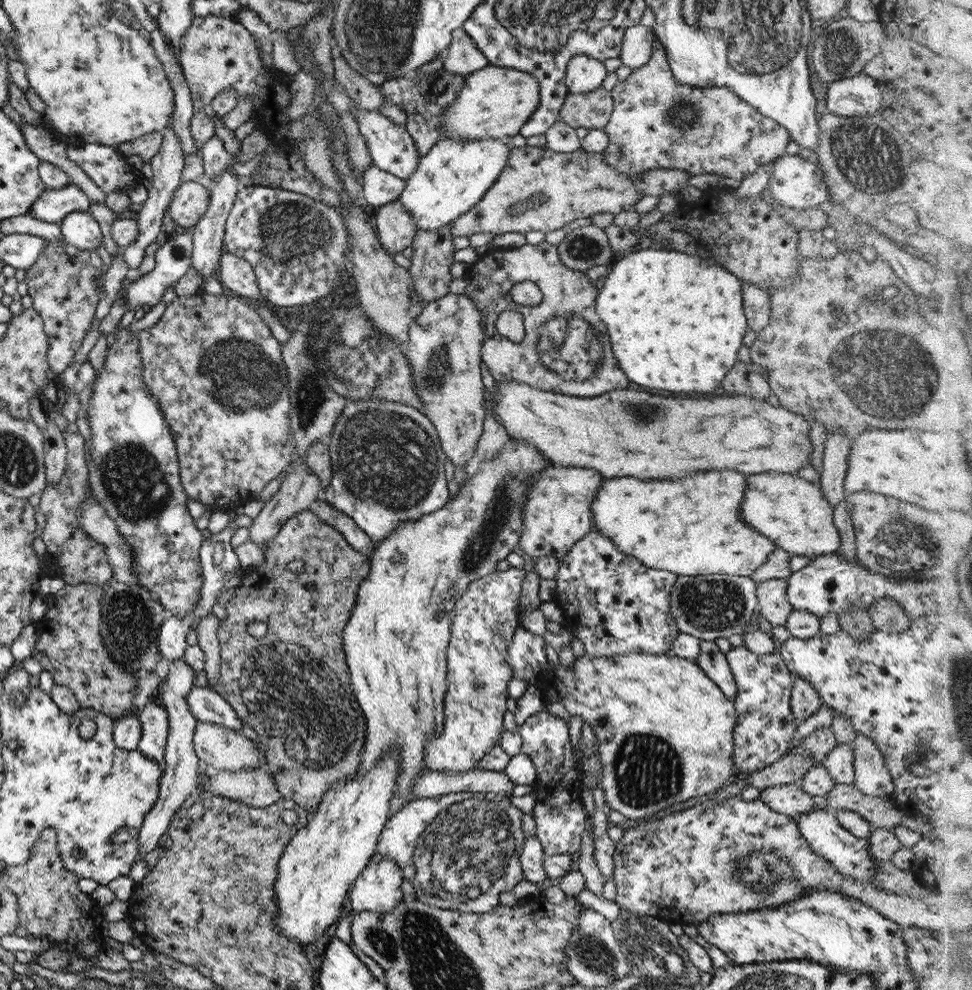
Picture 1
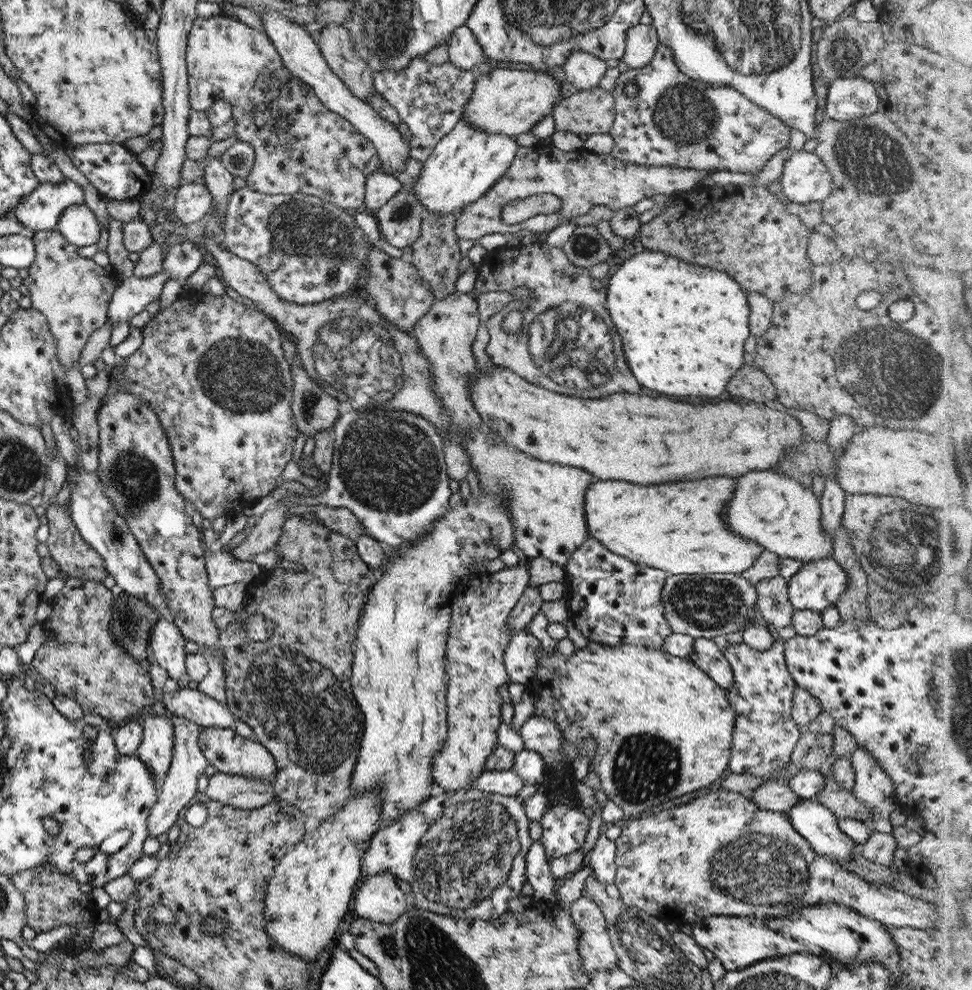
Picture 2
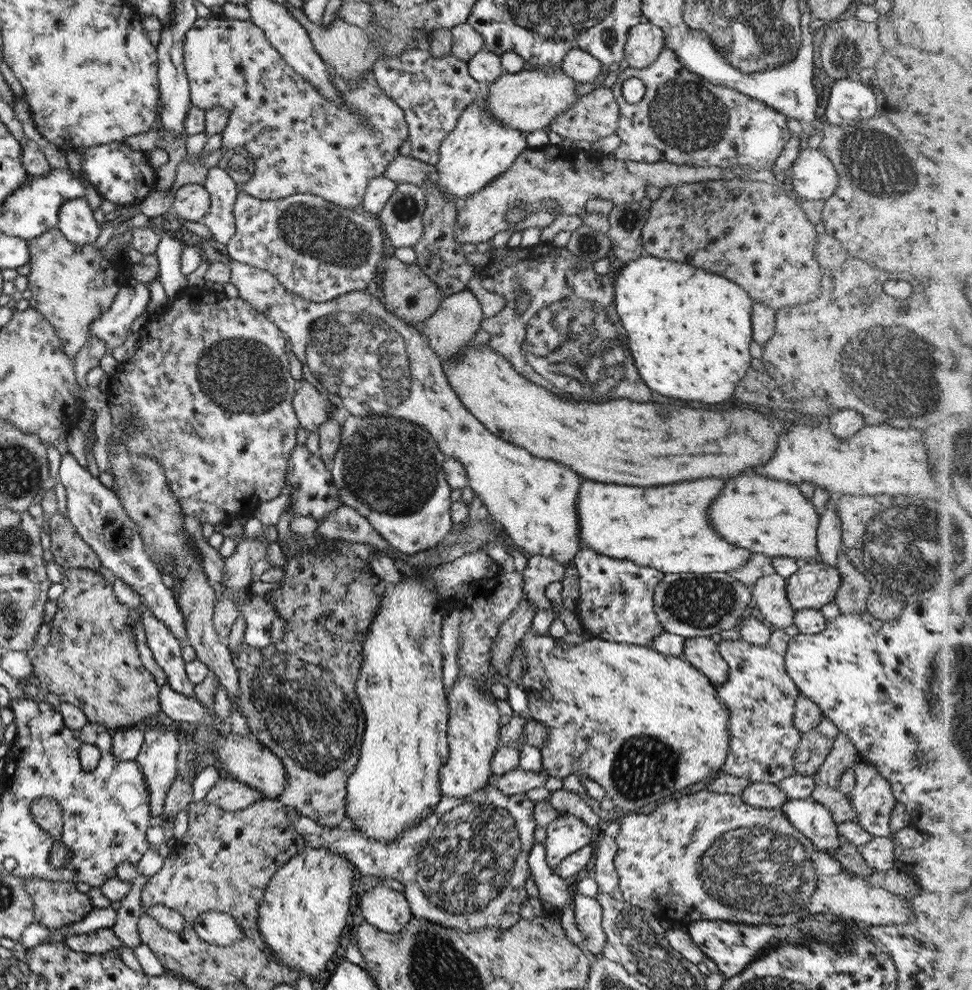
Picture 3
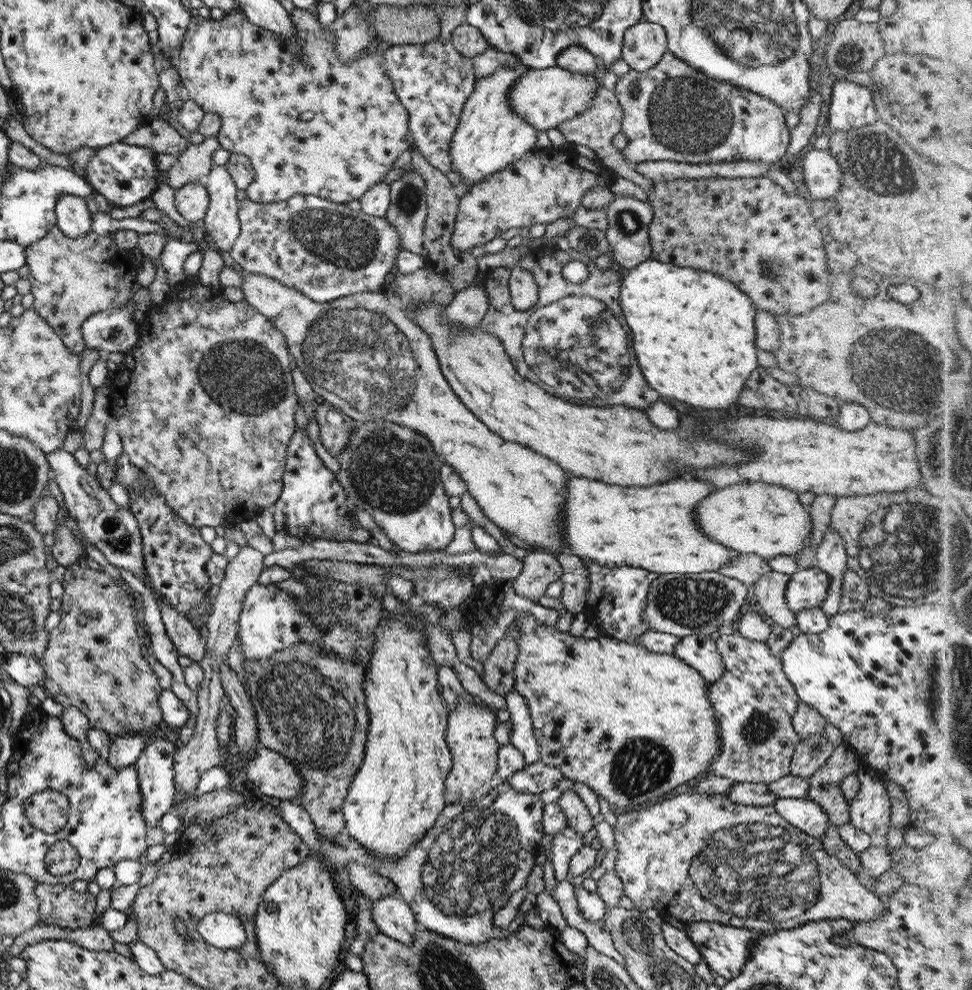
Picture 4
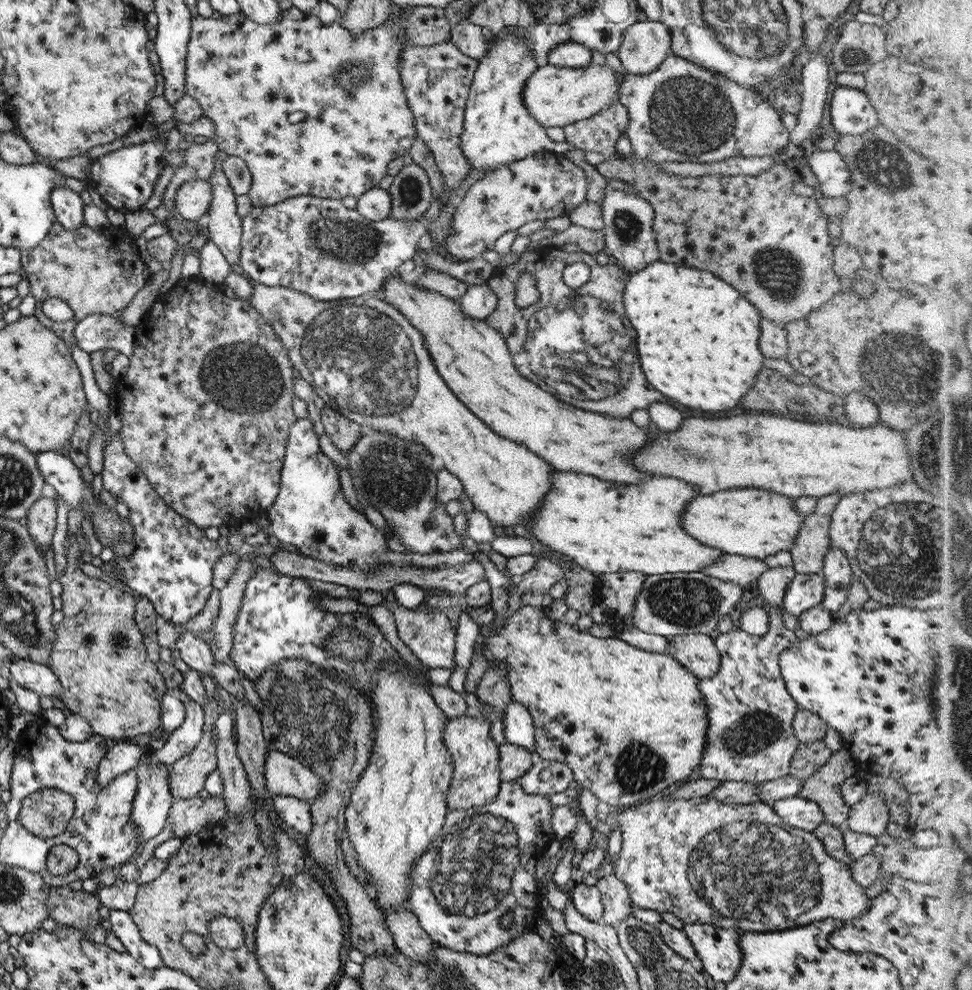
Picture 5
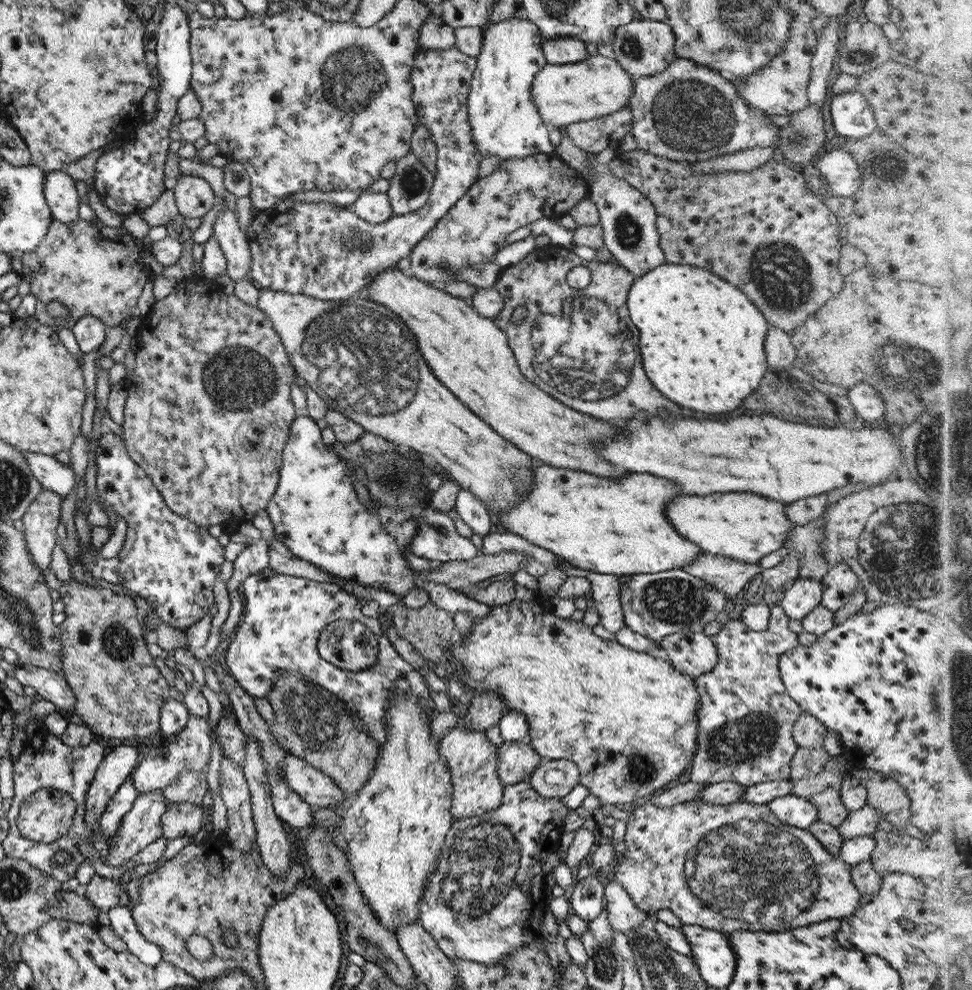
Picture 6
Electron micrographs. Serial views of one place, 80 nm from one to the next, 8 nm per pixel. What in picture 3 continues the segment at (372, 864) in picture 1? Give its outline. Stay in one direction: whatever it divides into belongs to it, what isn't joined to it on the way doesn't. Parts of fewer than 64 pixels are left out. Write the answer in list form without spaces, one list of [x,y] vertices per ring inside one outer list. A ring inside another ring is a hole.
[[[376,885],[359,899],[362,919],[375,928],[395,934],[412,917],[402,892],[393,891],[383,885]]]

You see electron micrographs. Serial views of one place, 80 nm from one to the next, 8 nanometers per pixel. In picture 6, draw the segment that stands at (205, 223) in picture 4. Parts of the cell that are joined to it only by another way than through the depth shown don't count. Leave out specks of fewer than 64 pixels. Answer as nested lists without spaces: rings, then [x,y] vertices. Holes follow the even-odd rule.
[[[217,199],[217,204],[225,204],[225,209],[213,221],[212,236],[218,240],[220,249],[226,260],[226,274],[231,280],[249,278],[246,276],[251,266],[250,250],[246,236],[237,225],[237,218],[229,211],[226,202]]]

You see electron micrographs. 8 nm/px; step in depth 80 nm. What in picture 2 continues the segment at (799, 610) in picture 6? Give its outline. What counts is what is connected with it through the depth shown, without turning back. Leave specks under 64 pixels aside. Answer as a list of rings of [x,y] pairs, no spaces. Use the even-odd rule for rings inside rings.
[[[831,556],[806,561],[786,582],[788,602],[794,610],[821,614],[833,608],[847,585],[845,571]]]

